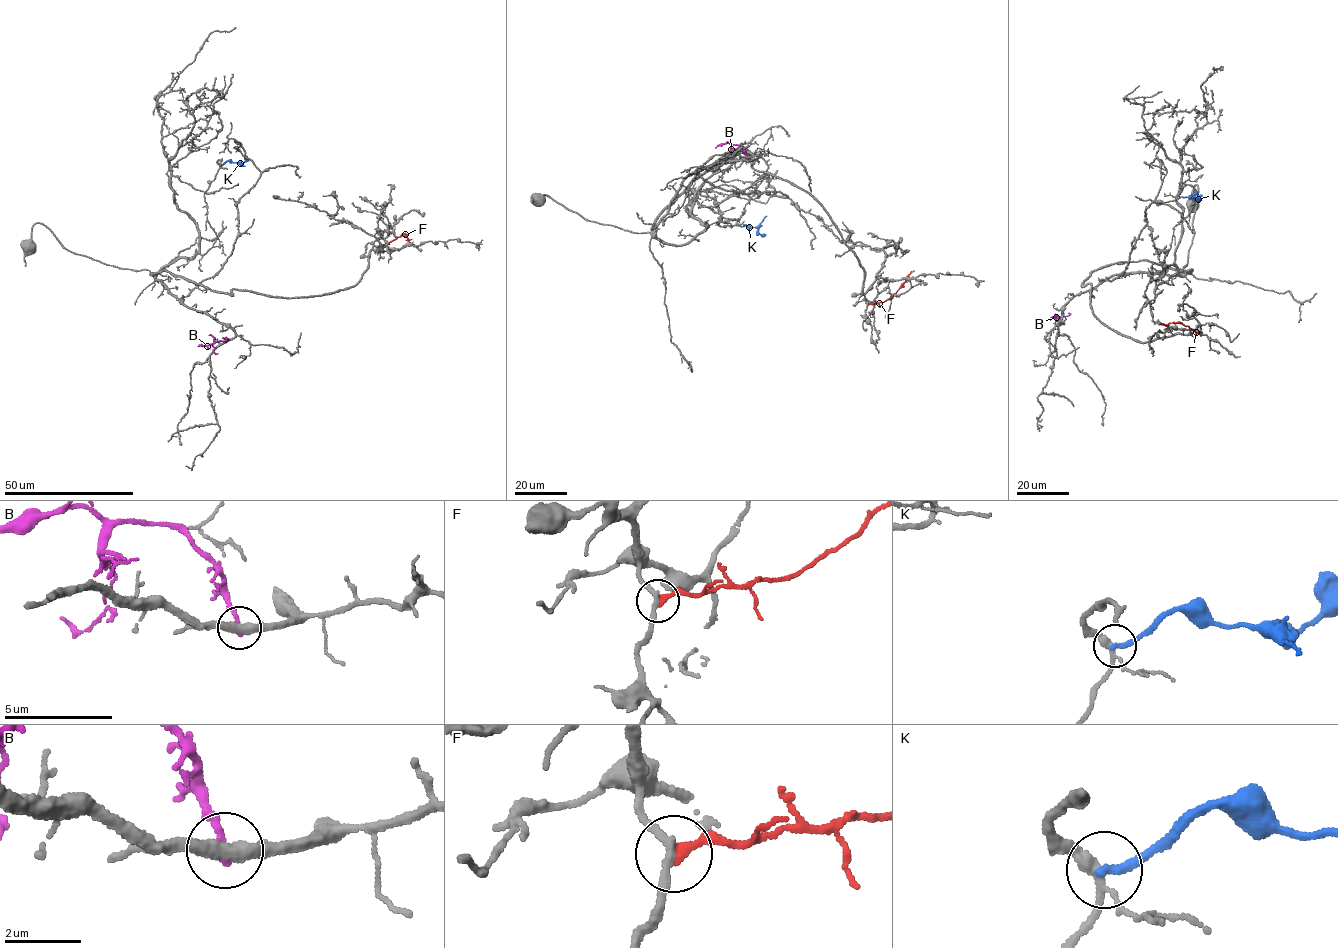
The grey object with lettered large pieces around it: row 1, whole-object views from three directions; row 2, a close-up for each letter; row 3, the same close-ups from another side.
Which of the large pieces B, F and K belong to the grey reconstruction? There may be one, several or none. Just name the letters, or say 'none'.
none

